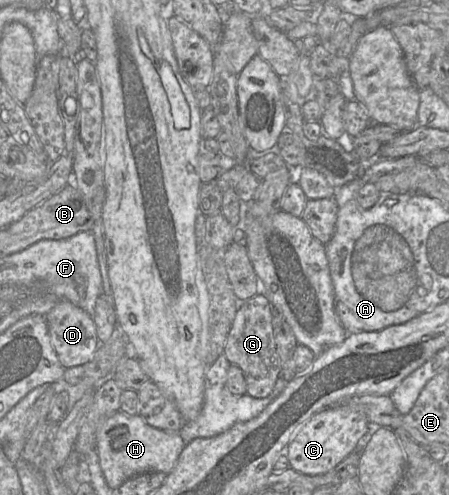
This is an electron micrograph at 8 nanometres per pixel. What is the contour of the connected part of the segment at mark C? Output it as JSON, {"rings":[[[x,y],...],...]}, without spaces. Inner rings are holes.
{"rings":[[[336,404],[312,415],[294,434],[286,447],[289,468],[304,475],[325,474],[342,462],[368,431],[365,415],[347,404]]]}

